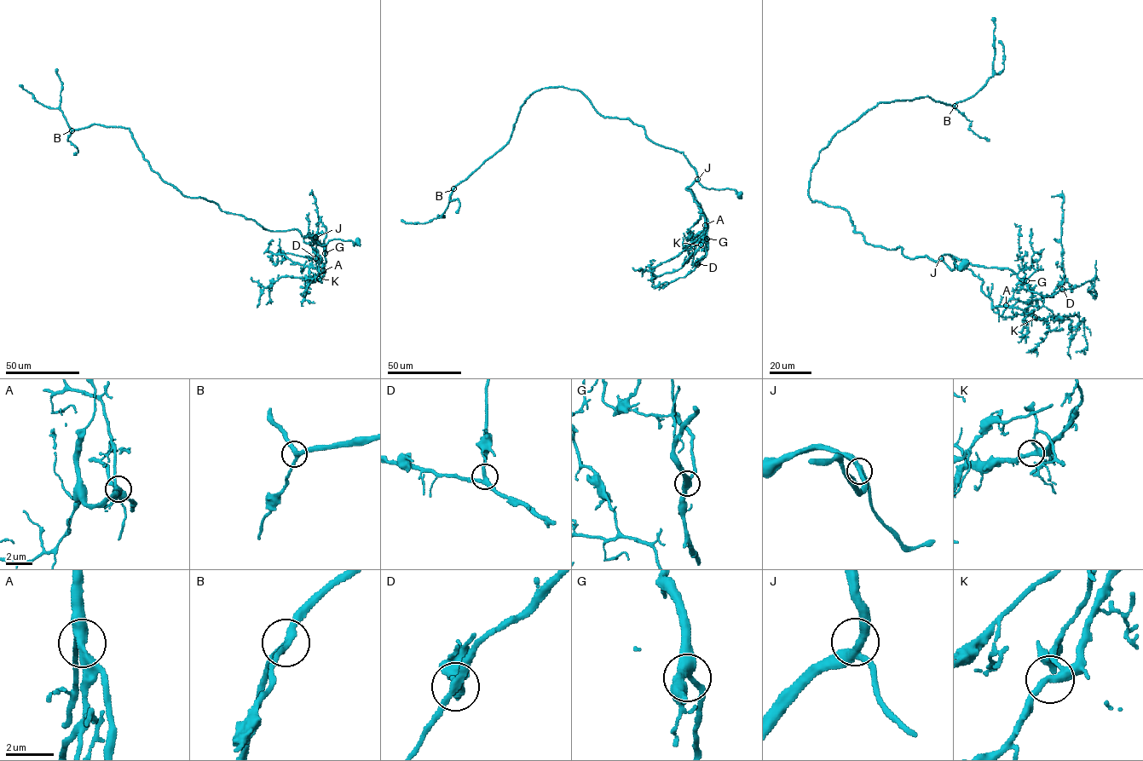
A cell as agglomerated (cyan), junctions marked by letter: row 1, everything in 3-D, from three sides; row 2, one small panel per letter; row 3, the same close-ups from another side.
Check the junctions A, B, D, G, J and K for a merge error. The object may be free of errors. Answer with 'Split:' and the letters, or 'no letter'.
Split: no letter

